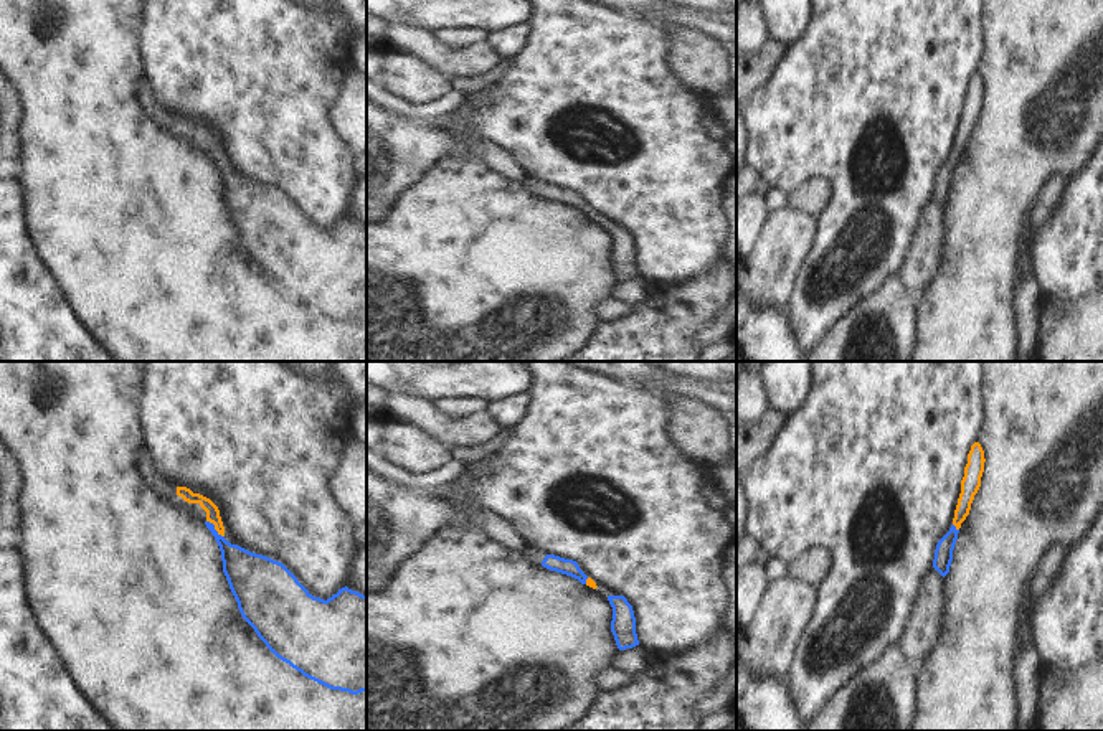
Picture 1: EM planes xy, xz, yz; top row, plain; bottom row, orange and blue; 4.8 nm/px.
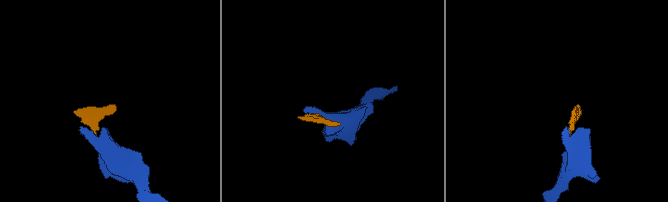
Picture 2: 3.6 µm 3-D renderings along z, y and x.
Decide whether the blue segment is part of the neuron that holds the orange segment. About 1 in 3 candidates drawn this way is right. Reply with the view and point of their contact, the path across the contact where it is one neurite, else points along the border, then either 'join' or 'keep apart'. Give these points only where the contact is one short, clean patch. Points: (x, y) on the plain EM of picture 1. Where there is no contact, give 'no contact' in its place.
contact xy (215, 159); way xy (212, 141), (215, 159), (222, 174), (245, 200); join

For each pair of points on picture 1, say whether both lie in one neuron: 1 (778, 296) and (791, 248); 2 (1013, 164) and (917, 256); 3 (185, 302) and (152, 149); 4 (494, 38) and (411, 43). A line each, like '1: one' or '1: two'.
1: one
2: two
3: one
4: two

